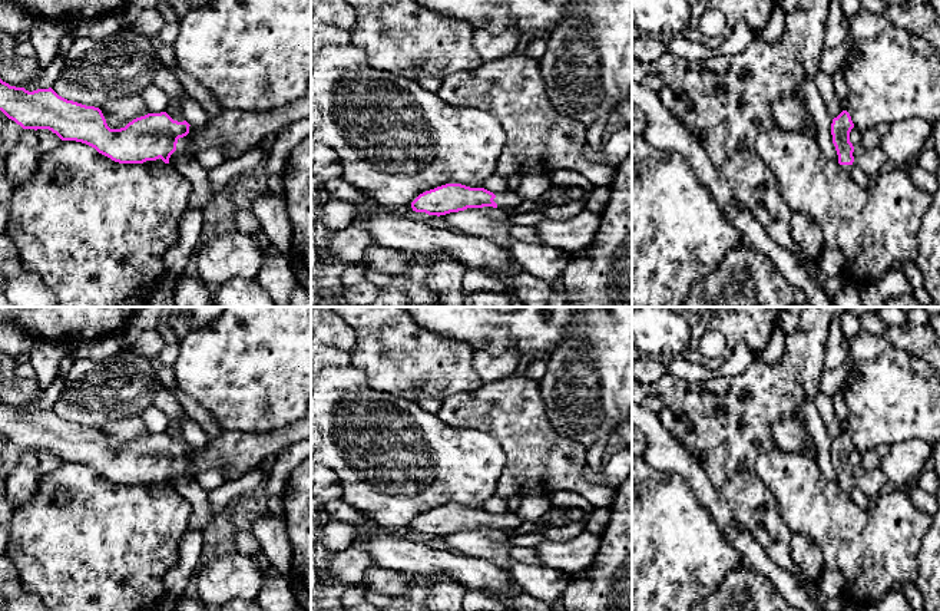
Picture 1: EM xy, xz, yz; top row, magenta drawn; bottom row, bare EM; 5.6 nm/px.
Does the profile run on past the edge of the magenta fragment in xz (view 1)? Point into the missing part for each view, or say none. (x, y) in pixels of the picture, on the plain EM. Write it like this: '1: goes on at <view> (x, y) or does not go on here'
1: goes on at xz (503, 521)

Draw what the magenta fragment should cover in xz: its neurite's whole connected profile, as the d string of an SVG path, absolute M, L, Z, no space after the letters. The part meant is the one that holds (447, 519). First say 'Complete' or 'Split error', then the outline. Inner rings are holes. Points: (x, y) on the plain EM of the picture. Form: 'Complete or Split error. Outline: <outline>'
Split error. Outline: M446 505L420 515L411 529L428 536L446 536L467 529L509 529L519 528L524 522L517 513L490 513L484 509L470 509L461 505Z

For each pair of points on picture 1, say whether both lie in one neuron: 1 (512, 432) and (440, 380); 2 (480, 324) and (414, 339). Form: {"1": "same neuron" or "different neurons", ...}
{"1": "different neurons", "2": "different neurons"}

